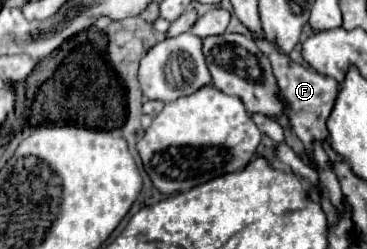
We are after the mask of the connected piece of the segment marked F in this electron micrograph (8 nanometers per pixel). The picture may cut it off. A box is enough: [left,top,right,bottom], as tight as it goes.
[258,39,338,155]

